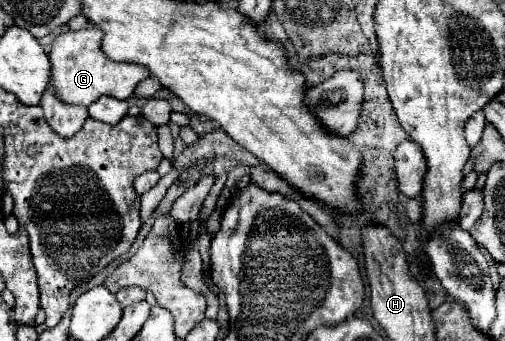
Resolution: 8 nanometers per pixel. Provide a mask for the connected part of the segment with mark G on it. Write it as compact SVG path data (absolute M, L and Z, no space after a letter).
M86 27L80 31L66 31L58 35L52 43L50 51L50 85L56 89L56 95L62 101L72 105L92 105L102 95L112 95L116 99L130 99L140 81L144 81L150 73L144 65L136 63L118 63L104 55L102 51L104 31L98 27Z

